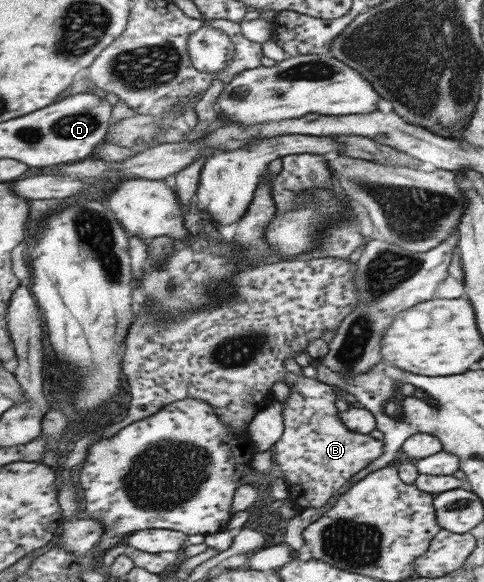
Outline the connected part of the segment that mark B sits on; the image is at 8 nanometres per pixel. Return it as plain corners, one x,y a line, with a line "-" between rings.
287,372
282,380
291,388
291,393
282,404
282,433
273,445
273,460
283,472
287,480
288,500
298,510
306,508
319,508
326,504
346,480
353,474
365,467
369,462
375,460
382,453
382,441
375,440
363,433
356,433
345,428
338,417
338,411
333,402
339,398
329,385
319,382
317,379
293,375

